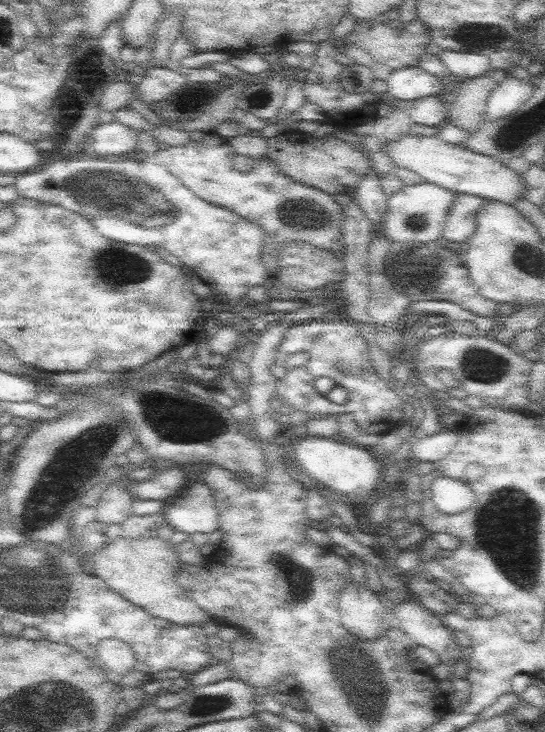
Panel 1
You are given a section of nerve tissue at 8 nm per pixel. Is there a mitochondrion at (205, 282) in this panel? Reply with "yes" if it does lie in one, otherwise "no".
no

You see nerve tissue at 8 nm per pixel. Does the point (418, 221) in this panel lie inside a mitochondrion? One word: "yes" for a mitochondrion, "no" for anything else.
yes

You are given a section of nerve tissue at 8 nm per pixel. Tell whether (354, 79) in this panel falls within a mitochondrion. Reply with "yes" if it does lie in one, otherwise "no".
no

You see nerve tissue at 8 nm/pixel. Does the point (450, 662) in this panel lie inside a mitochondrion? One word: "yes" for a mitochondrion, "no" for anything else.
no

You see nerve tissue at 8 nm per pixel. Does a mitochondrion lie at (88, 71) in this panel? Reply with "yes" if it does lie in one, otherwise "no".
no

